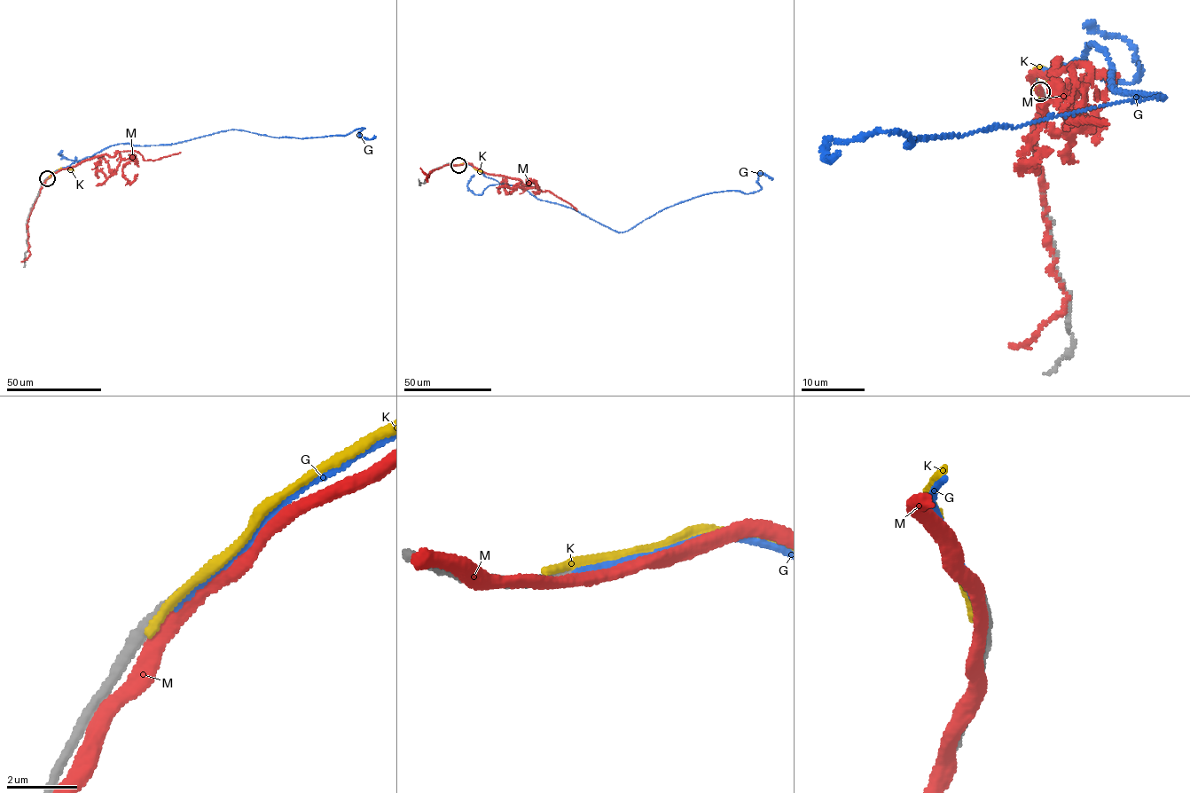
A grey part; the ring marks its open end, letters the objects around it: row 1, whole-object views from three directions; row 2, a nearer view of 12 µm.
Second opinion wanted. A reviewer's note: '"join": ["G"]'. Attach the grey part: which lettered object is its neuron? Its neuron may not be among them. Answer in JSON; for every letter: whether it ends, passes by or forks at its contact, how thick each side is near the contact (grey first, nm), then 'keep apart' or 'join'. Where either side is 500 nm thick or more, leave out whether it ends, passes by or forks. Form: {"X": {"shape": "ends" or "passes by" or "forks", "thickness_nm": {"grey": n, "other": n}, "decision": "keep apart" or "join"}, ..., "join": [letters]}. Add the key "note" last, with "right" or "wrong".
{"G": {"shape": "ends", "thickness_nm": {"grey": 300, "other": 240}, "decision": "keep apart"}, "K": {"shape": "ends", "thickness_nm": {"grey": 400, "other": 320}, "decision": "keep apart"}, "M": {"shape": "passes by", "thickness_nm": {"grey": 320, "other": 400}, "decision": "keep apart"}, "join": [], "note": "wrong"}

